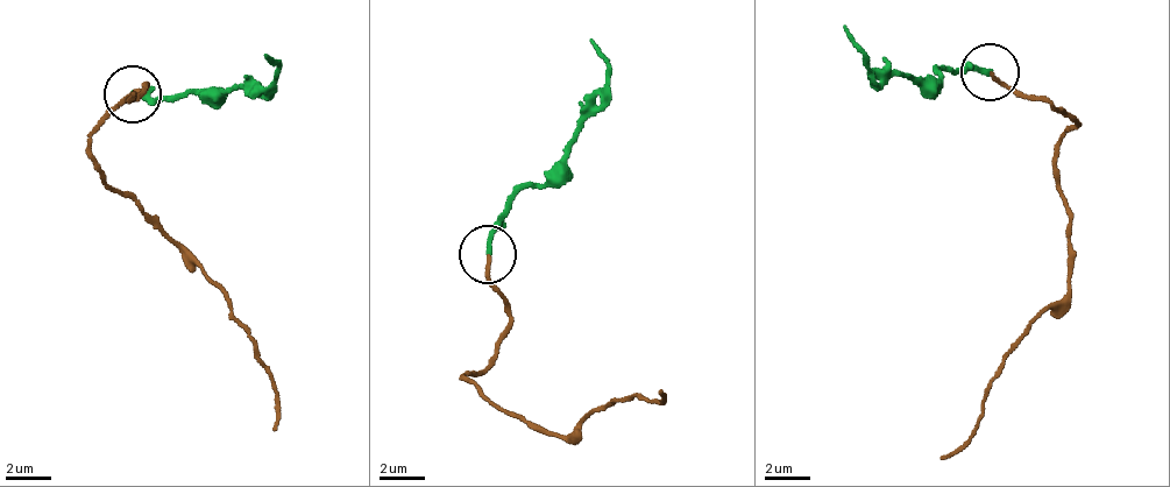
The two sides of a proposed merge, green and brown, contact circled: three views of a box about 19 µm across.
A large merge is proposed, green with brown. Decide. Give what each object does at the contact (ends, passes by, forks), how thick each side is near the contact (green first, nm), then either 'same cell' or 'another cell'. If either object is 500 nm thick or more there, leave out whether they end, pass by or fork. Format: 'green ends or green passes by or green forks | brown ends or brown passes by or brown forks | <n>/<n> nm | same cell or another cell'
green ends | brown ends | 200/160 nm | same cell

